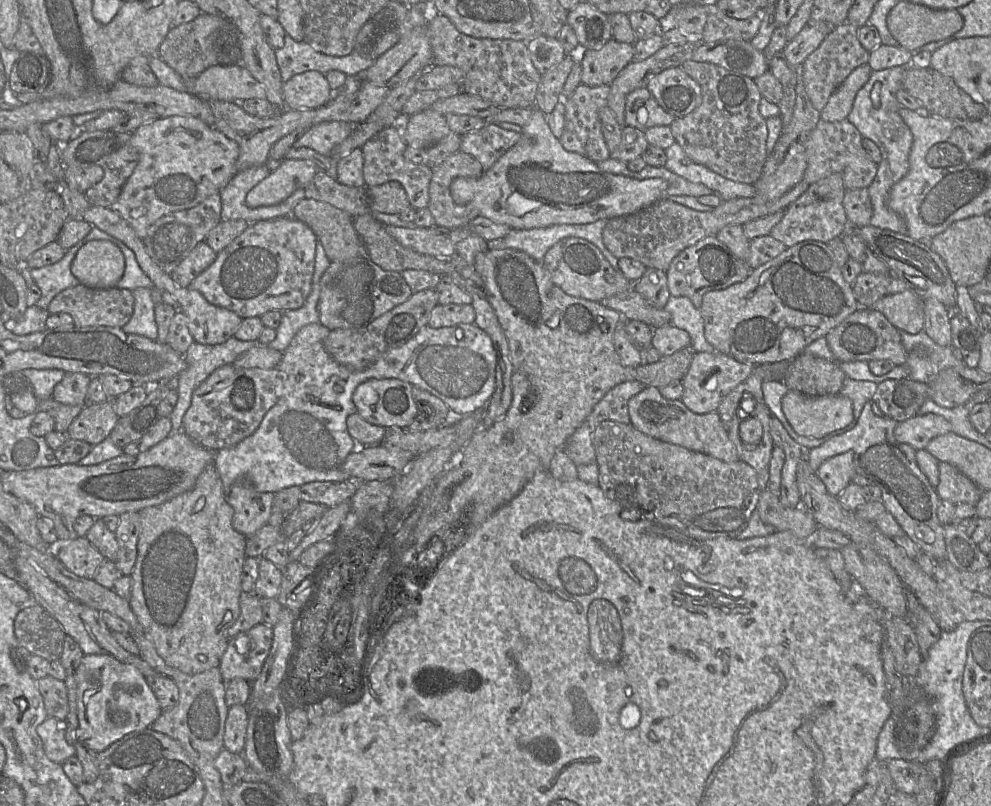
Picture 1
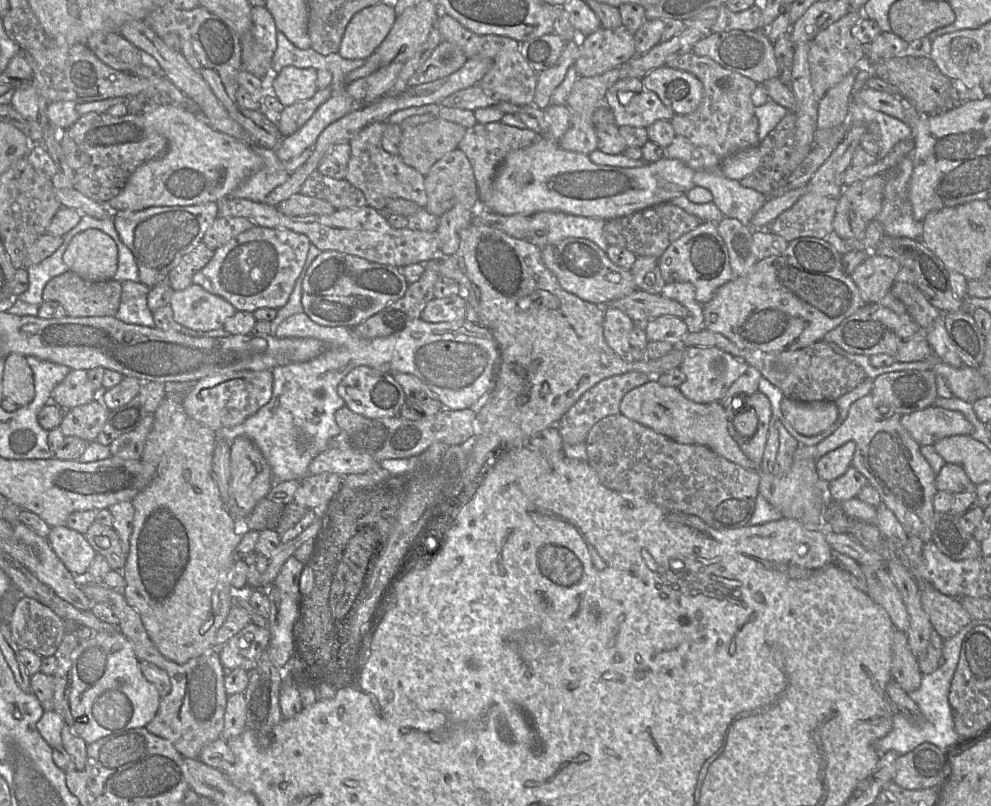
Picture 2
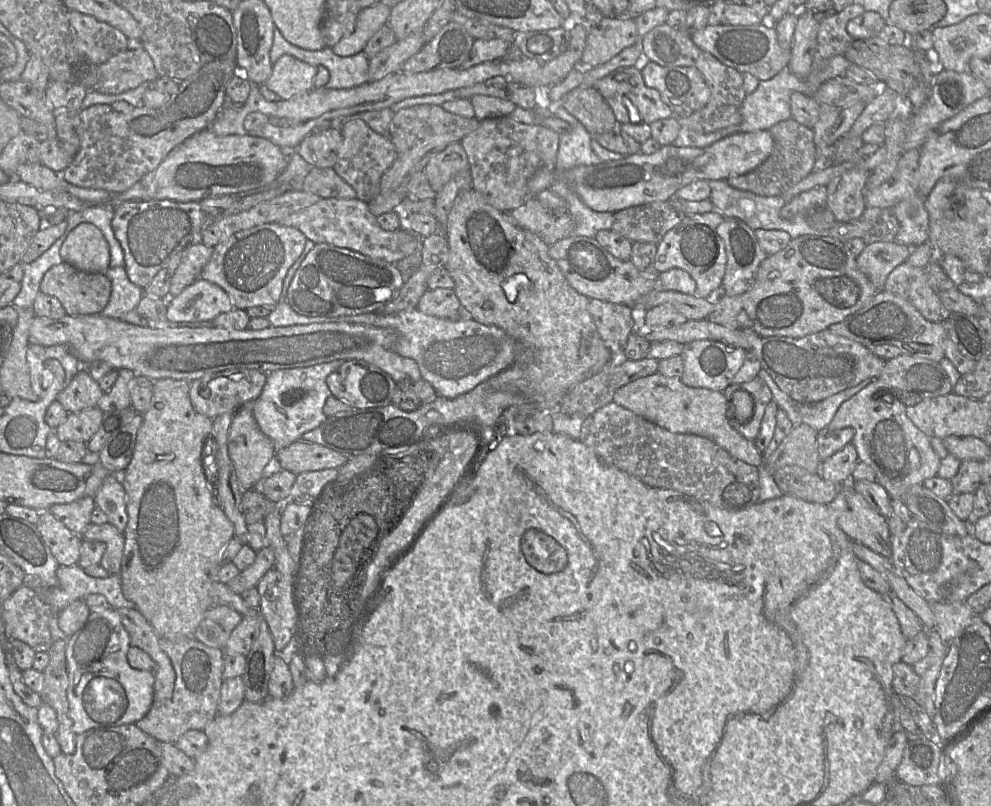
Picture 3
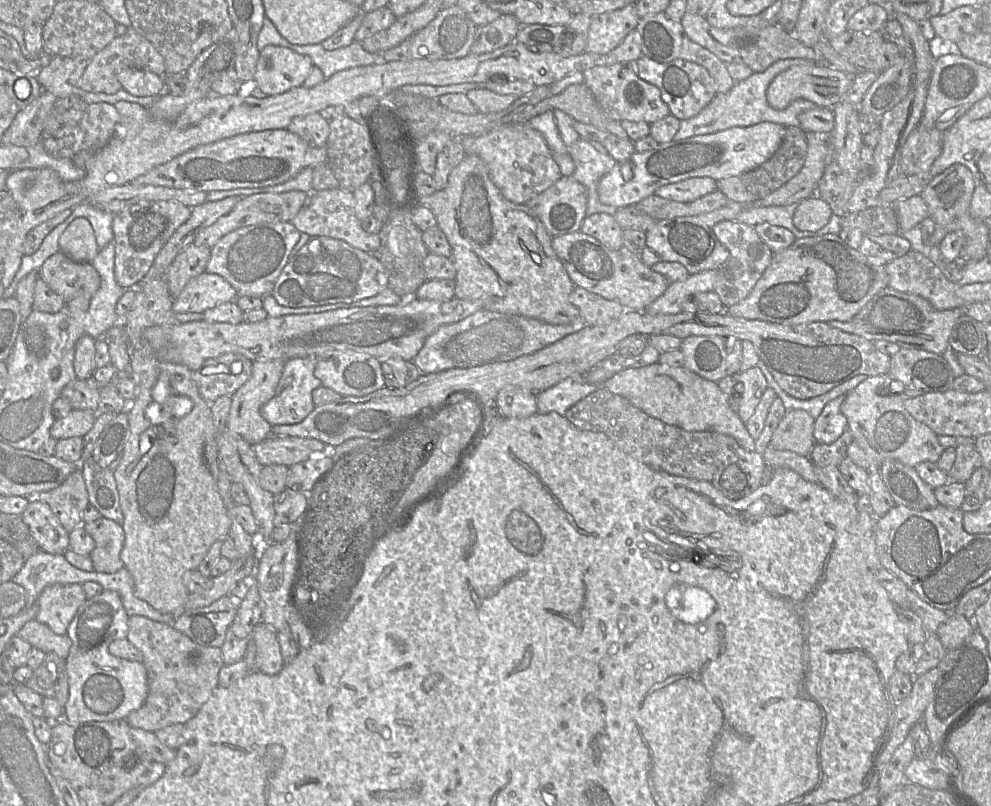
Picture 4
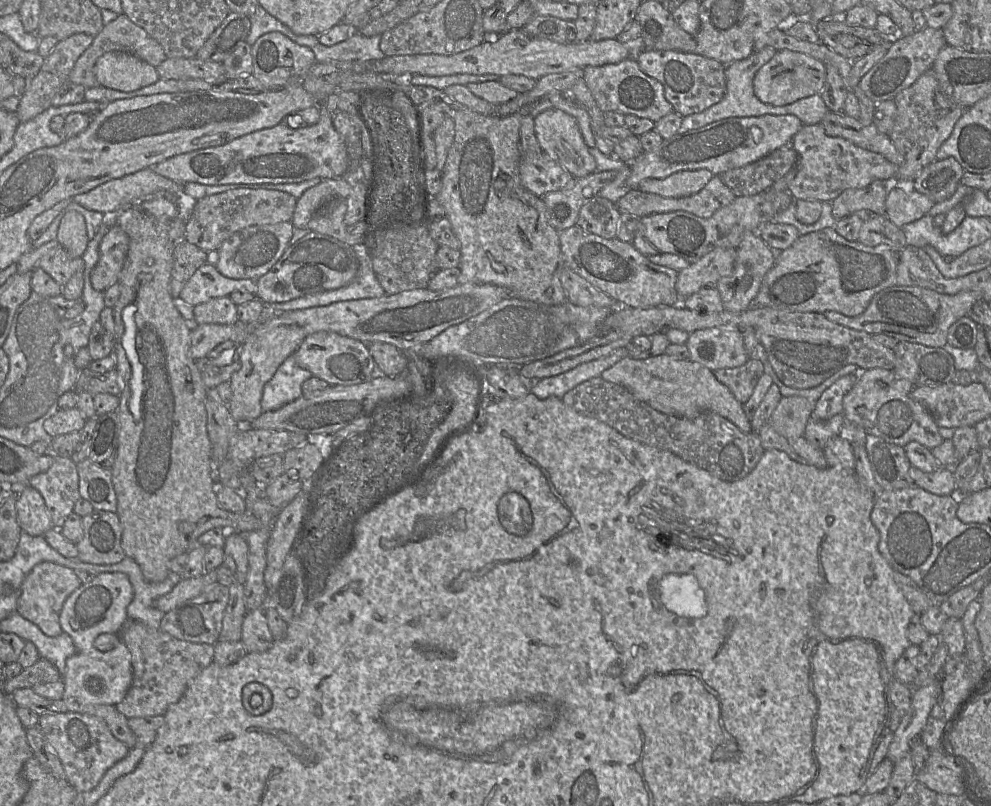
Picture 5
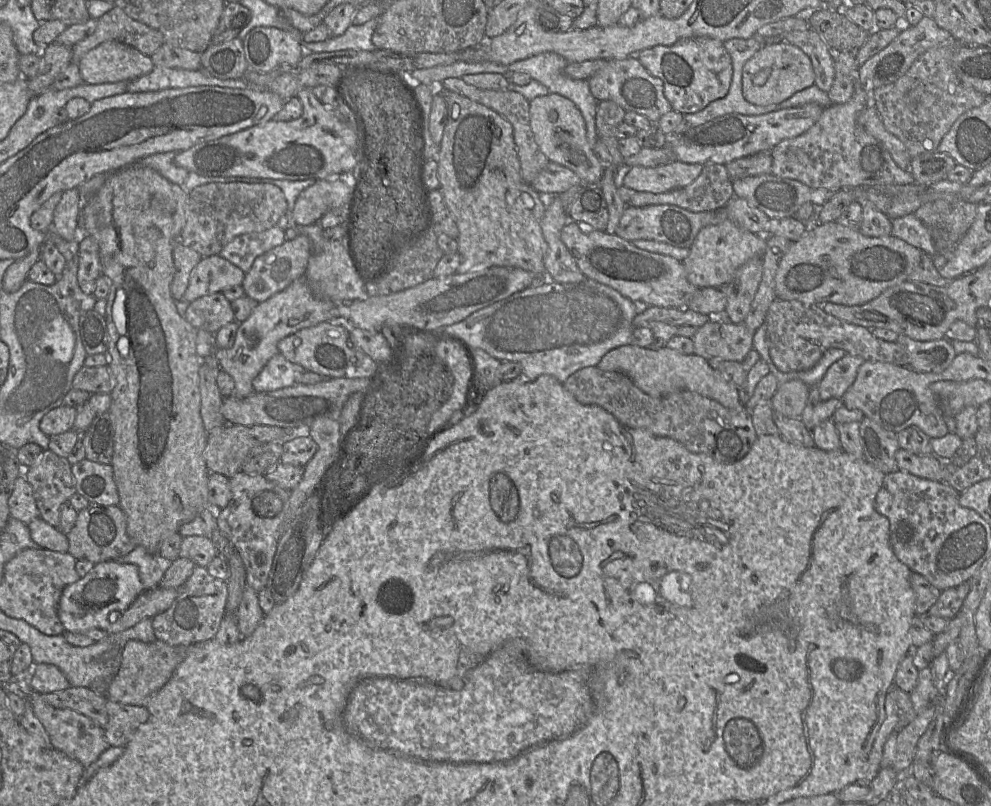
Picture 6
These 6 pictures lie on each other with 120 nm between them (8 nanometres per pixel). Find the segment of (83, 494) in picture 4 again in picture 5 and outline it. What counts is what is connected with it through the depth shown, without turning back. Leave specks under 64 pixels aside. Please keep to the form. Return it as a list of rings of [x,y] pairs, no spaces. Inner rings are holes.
[[[55,456],[51,467],[31,477],[27,484],[42,495],[54,528],[60,531],[81,498],[77,464],[71,458]]]

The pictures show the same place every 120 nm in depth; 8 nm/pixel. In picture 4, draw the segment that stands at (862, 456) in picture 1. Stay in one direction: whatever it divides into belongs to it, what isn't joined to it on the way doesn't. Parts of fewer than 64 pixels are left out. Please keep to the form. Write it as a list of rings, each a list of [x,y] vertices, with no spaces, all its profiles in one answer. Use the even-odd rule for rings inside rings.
[[[887,375],[869,376],[846,394],[840,406],[847,419],[847,430],[865,451],[869,465],[877,464],[879,467],[886,459],[894,459],[913,468],[921,462],[936,464],[944,451],[937,435],[915,420],[904,407],[903,387],[902,383],[888,379]],[[893,389],[895,391],[889,391]]]

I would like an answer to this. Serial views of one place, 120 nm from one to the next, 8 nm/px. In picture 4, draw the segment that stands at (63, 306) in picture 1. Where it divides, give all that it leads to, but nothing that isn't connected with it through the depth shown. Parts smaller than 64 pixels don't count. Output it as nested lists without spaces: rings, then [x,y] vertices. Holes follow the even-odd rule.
[[[62,251],[43,263],[39,276],[65,299],[66,305],[80,295],[91,299],[101,285],[100,275],[91,263],[77,263]]]

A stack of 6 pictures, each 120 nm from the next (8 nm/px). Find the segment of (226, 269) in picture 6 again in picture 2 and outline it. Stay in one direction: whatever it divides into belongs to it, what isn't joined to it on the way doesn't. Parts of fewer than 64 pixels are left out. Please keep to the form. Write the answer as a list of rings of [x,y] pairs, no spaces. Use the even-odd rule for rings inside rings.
[[[193,283],[184,290],[174,291],[169,306],[177,323],[197,331],[223,329],[225,321],[237,311],[224,298]]]

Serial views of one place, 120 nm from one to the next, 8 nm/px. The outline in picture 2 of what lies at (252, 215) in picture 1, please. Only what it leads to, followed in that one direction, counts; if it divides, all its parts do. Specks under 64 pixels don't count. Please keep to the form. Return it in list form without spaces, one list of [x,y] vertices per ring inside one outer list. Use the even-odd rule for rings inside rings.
[[[254,146],[254,150],[262,159],[260,168],[246,178],[229,197],[263,203],[274,188],[288,179],[289,174],[274,150],[262,146]]]

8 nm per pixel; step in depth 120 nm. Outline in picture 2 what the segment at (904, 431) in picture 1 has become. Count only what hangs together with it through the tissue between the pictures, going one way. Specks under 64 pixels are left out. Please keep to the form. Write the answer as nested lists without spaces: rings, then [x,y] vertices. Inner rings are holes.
[[[934,405],[903,415],[901,424],[920,446],[934,445],[954,435],[971,436],[974,430],[973,425],[960,412]]]

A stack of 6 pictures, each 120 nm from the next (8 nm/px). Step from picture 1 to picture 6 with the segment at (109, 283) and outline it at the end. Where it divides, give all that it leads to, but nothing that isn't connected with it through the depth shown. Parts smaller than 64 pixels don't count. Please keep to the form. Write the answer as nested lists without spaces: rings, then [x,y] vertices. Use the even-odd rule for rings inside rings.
[[[78,188],[63,192],[54,210],[53,231],[68,242],[75,241],[78,237],[80,211],[81,198]]]

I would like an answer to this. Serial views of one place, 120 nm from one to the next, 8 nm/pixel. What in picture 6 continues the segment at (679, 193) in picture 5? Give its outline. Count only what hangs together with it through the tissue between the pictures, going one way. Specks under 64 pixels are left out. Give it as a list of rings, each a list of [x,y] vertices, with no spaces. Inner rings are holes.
[[[671,160],[655,167],[633,166],[623,186],[639,192],[660,194],[691,184],[701,173],[702,164]]]

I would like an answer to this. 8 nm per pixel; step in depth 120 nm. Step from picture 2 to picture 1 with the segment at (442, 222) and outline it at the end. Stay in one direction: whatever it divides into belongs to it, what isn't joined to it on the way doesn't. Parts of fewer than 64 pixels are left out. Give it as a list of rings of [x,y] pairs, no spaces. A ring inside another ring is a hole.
[[[470,234],[460,241],[455,248],[454,254],[450,257],[456,262],[456,270],[464,278],[471,280],[478,287],[484,290],[484,282],[477,273],[474,263],[478,255],[485,253],[490,247],[485,239],[476,234]]]

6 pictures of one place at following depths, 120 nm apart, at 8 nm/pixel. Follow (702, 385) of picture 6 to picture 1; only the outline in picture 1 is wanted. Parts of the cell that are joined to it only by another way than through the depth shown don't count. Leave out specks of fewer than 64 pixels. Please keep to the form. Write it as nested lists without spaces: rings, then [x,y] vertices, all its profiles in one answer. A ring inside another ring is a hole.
[[[646,386],[628,401],[631,424],[640,432],[663,442],[682,446],[724,462],[739,461],[737,450],[718,412],[696,414],[689,410],[682,400],[664,398],[660,389]]]

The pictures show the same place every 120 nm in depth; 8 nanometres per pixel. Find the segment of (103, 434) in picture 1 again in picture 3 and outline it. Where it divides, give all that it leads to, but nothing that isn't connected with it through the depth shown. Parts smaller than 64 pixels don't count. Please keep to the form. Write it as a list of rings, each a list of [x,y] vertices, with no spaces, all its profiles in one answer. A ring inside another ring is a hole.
[[[98,406],[82,410],[77,413],[69,413],[66,420],[62,422],[54,433],[62,441],[88,441],[98,431],[103,419],[103,412]]]

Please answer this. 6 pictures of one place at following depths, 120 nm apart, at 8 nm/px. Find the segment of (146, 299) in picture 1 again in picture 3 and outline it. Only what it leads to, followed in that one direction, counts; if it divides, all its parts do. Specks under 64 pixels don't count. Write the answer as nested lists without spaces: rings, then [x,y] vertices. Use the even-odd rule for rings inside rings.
[[[109,267],[104,275],[110,279],[112,290],[109,302],[100,314],[142,327],[149,326],[135,309],[144,290],[129,280],[124,267]]]

